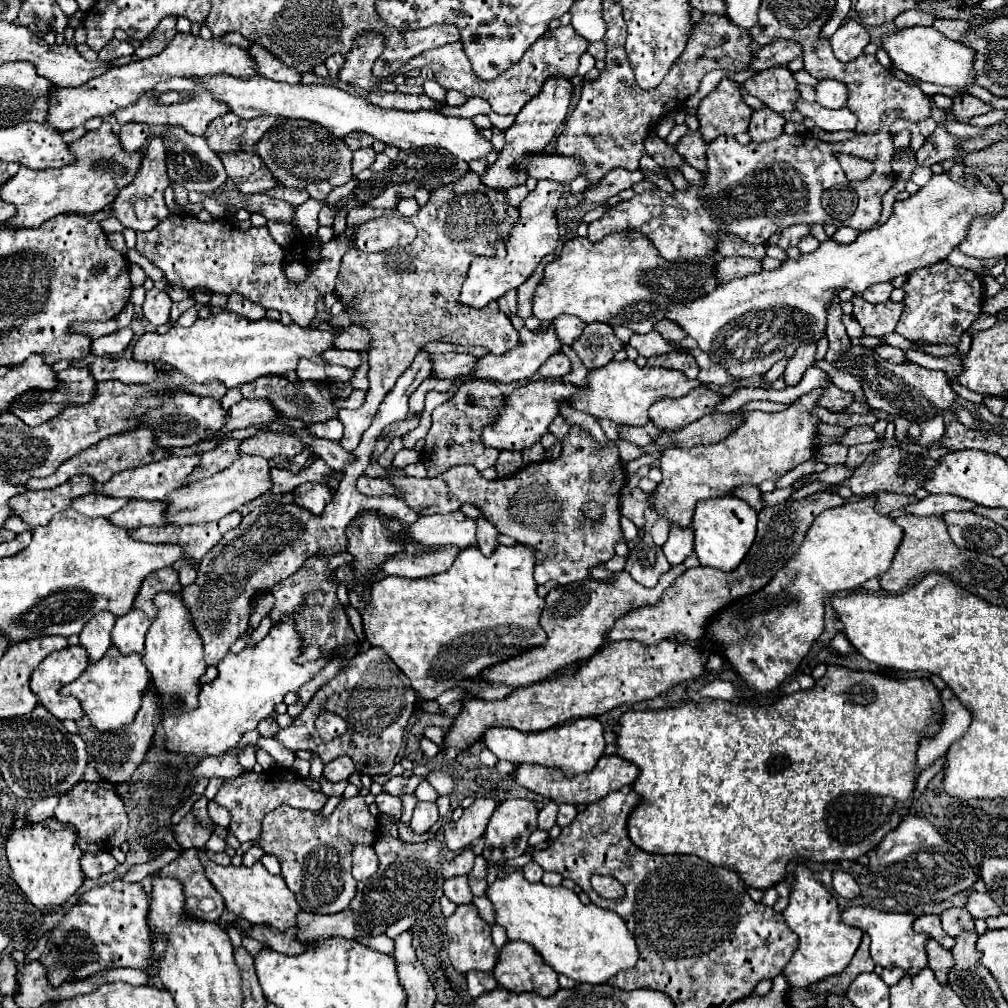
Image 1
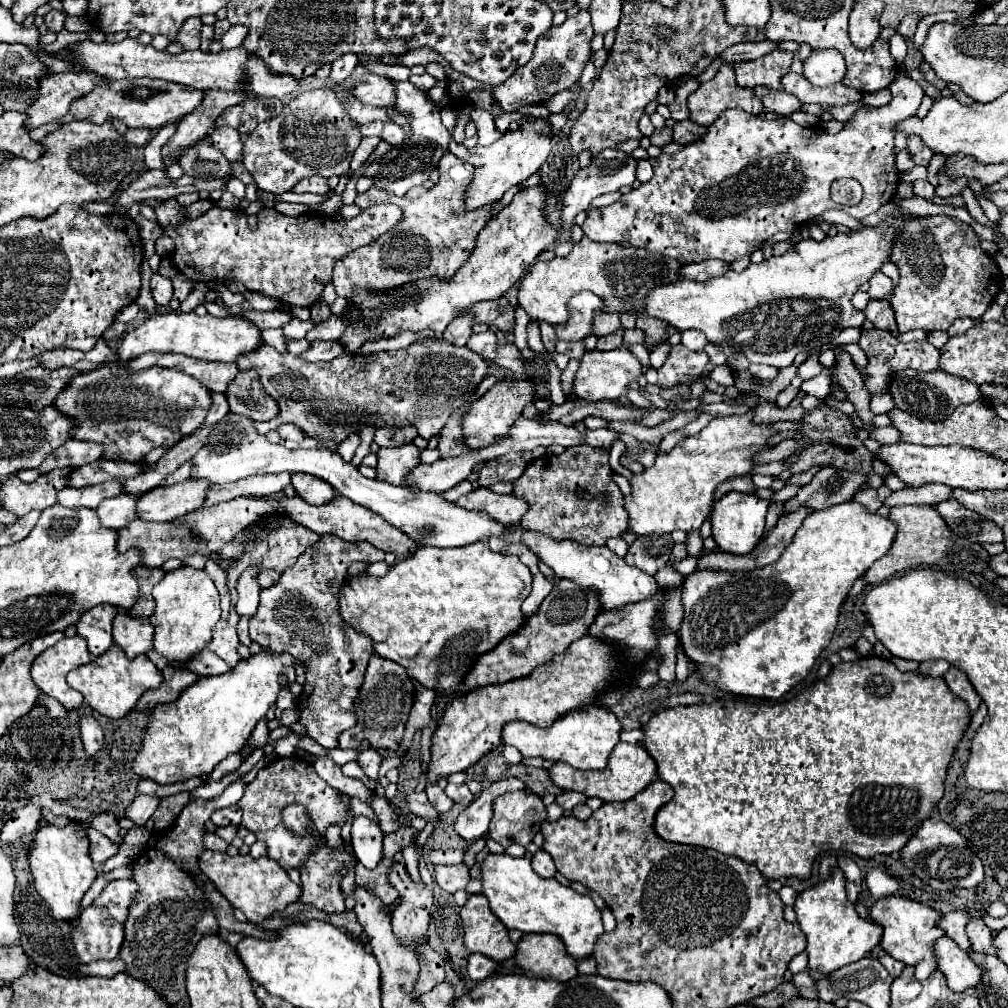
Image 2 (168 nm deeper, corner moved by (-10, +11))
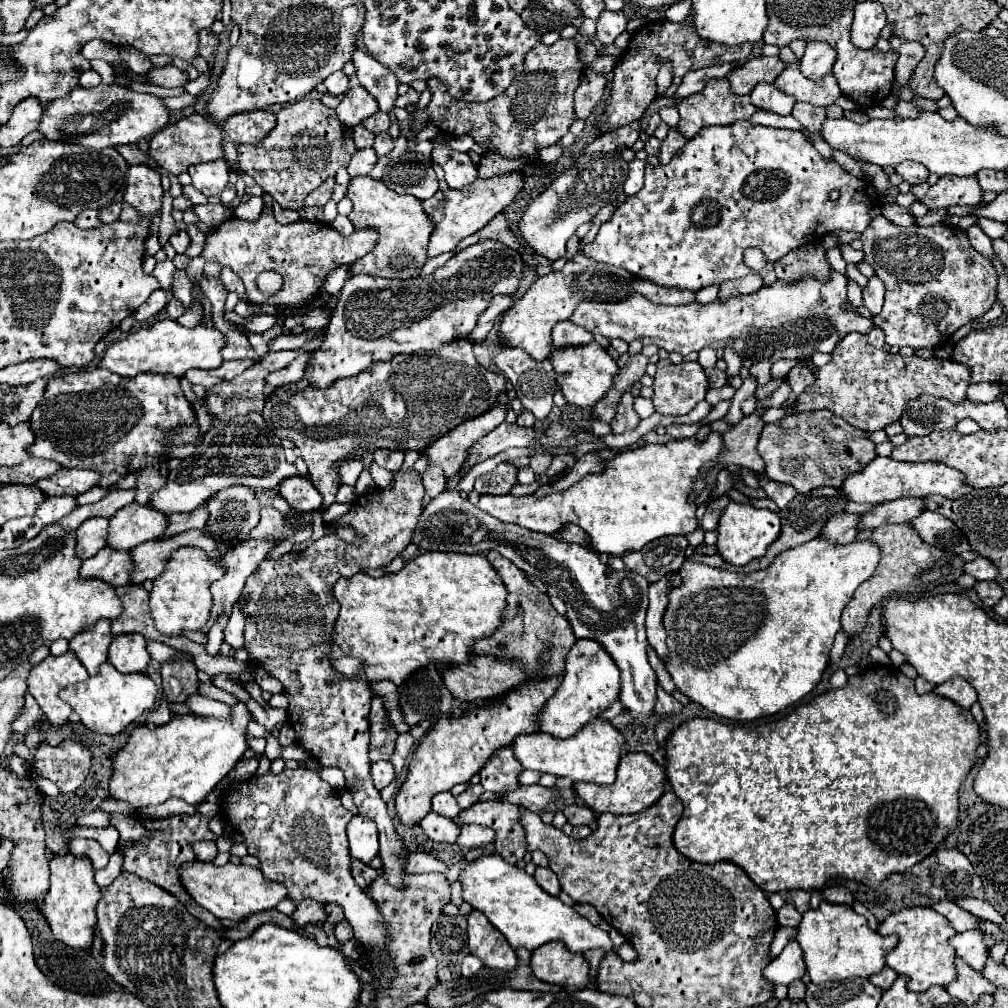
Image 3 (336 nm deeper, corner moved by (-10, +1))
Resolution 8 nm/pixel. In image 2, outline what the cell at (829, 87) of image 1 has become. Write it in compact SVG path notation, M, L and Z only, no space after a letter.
M825 49L819 53L811 53L811 57L803 63L805 77L817 87L831 87L841 83L845 77L845 61L843 55L835 49Z

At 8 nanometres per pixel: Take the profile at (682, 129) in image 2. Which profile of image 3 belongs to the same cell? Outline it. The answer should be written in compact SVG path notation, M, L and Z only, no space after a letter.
M673 127L673 129L669 129L669 135L661 141L661 149L659 149L659 163L661 165L667 165L669 161L671 161L671 157L683 147L687 143L687 139Z

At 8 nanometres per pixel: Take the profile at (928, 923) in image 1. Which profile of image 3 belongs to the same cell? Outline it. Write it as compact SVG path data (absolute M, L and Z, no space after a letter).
M963 931L951 939L951 945L953 945L957 957L961 957L975 971L979 971L979 973L983 971L987 955L989 955L989 947L985 945L983 935L979 935L977 931Z

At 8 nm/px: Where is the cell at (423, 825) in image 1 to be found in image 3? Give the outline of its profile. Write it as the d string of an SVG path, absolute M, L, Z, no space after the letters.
M437 793L433 797L433 811L443 815L443 817L455 819L455 815L459 815L461 807L457 805L457 801L455 801L455 797L451 793Z

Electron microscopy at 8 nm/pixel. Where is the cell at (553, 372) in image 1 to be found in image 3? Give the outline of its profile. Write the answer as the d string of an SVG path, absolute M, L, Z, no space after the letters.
M559 321L553 327L553 347L565 347L565 345L585 345L591 343L593 335L587 333L583 327L577 327L571 321Z

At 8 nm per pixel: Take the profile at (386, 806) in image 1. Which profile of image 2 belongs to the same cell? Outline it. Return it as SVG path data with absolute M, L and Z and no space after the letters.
M413 791L413 793L409 793L407 797L405 797L405 803L407 803L407 807L409 807L409 811L413 813L413 815L419 815L419 817L425 817L425 819L431 819L431 817L437 817L439 813L433 809L433 805L427 801L427 795L421 791L421 793L417 793L417 791Z

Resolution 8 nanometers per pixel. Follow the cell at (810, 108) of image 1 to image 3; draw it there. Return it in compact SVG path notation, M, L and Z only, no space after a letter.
M791 63L785 67L783 75L775 79L775 85L781 91L787 91L789 95L795 95L797 101L805 101L811 105L823 105L829 107L841 97L841 91L837 87L837 81L833 73L825 75L821 81L811 81L801 75L799 63Z

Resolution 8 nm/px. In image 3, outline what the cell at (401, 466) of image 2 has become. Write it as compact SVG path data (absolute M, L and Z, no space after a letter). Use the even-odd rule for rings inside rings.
M397 471L395 473L395 487L387 491L371 491L365 495L359 495L353 503L353 511L347 511L339 519L335 519L335 527L323 535L321 539L313 541L307 549L301 553L285 553L279 559L263 559L255 573L247 579L243 587L245 605L241 607L245 615L245 649L259 667L263 667L271 677L281 681L283 693L289 699L289 725L295 731L295 741L307 749L307 753L321 765L339 767L345 773L345 785L351 791L355 805L359 813L367 815L375 821L379 831L379 843L381 851L379 857L383 859L383 865L387 871L391 871L391 883L399 885L399 875L403 875L403 867L399 867L399 855L403 855L403 841L395 833L393 817L389 813L387 803L381 799L379 791L373 785L371 779L371 761L369 761L369 705L371 705L371 691L369 683L359 675L359 679L343 679L343 675L335 675L331 671L331 663L327 659L327 651L331 651L331 633L333 623L339 613L339 605L335 605L333 597L333 585L339 577L351 577L355 573L361 573L365 569L379 569L387 567L395 555L399 555L409 543L411 535L417 527L417 519L421 515L421 499L423 499L423 487L421 479L415 471ZM337 527L351 527L357 533L355 543L345 543L337 537Z

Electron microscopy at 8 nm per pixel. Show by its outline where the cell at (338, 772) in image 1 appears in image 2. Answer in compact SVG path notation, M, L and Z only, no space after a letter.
M365 749L359 753L357 757L357 763L361 765L361 769L365 771L365 775L369 779L377 779L377 771L379 771L379 765L381 765L381 755L373 749Z

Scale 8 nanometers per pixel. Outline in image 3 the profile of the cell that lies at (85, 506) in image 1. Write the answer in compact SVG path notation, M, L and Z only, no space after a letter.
M47 497L39 507L37 507L37 517L45 523L45 525L51 525L51 523L57 523L63 515L71 513L75 509L75 499L73 497Z

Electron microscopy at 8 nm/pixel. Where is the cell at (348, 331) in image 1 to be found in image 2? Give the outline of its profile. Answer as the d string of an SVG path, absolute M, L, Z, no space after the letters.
M331 315L329 321L315 325L315 329L307 335L307 339L309 341L315 341L315 339L325 339L325 341L339 339L345 333L345 329L347 329L347 319L337 317L337 315Z

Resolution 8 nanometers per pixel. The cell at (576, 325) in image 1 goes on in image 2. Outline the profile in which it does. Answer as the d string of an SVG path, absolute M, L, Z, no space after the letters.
M597 311L595 313L595 319L593 319L593 327L591 327L591 335L605 335L609 331L615 331L617 327L621 327L621 321L619 321L619 315L613 315L613 313L603 313L603 311Z

